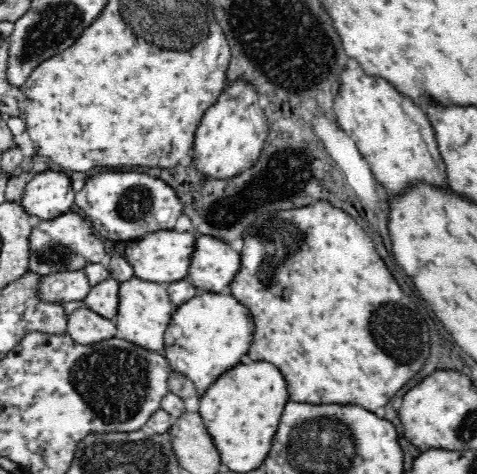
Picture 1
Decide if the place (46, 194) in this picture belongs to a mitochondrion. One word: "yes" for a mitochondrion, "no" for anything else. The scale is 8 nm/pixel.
no

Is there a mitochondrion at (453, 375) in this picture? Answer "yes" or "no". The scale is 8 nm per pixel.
no

